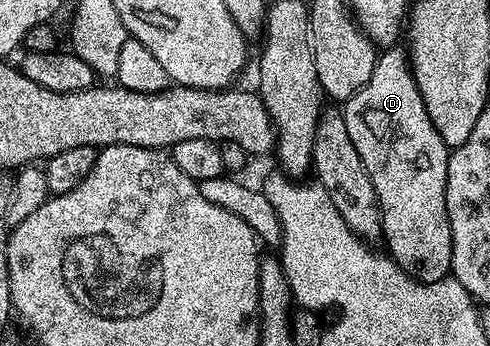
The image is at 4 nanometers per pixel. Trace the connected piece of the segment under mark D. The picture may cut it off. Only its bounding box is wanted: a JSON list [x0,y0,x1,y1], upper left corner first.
[342,47,453,284]

